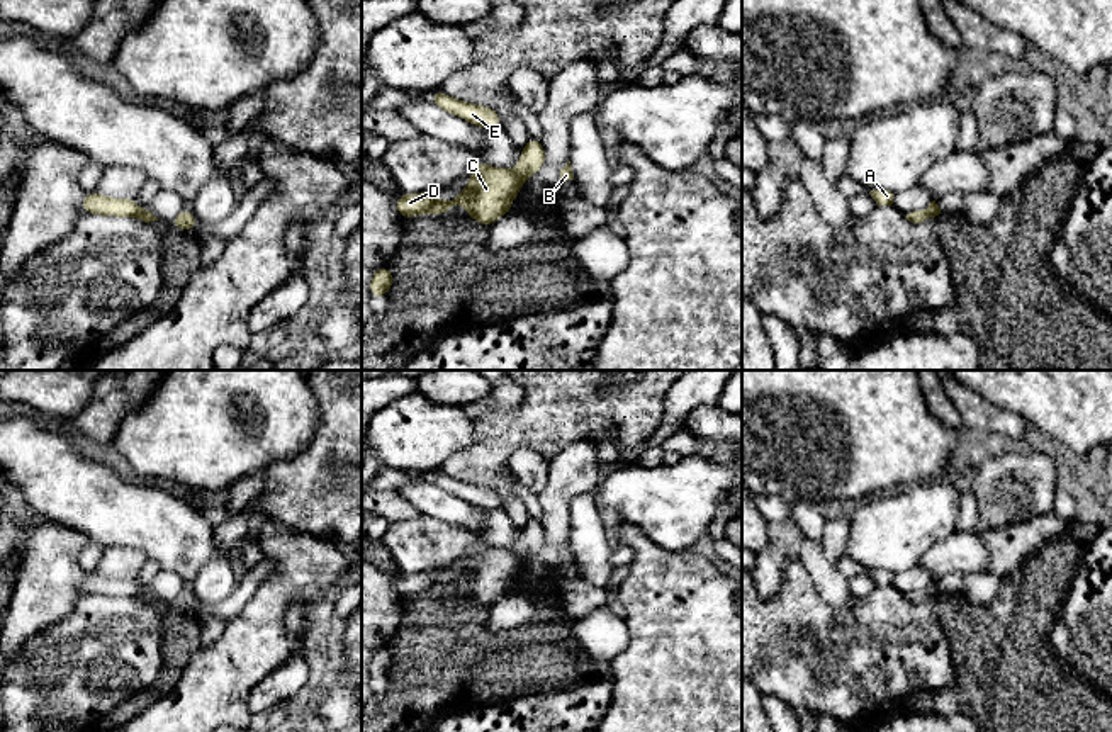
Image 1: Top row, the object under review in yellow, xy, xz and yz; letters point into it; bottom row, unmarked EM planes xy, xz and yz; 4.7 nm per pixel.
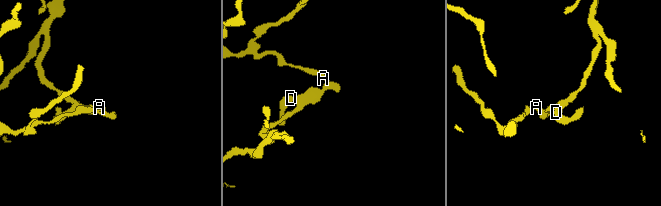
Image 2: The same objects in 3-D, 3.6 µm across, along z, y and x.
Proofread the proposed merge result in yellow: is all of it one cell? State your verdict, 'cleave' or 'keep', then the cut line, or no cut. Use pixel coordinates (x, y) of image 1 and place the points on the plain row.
cleave; cut in xz along (515, 552), (525, 557)

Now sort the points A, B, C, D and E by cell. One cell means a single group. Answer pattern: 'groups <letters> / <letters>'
groups A B E / C D

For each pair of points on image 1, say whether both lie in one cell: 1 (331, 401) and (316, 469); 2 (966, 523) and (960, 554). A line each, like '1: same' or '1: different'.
1: same
2: different

